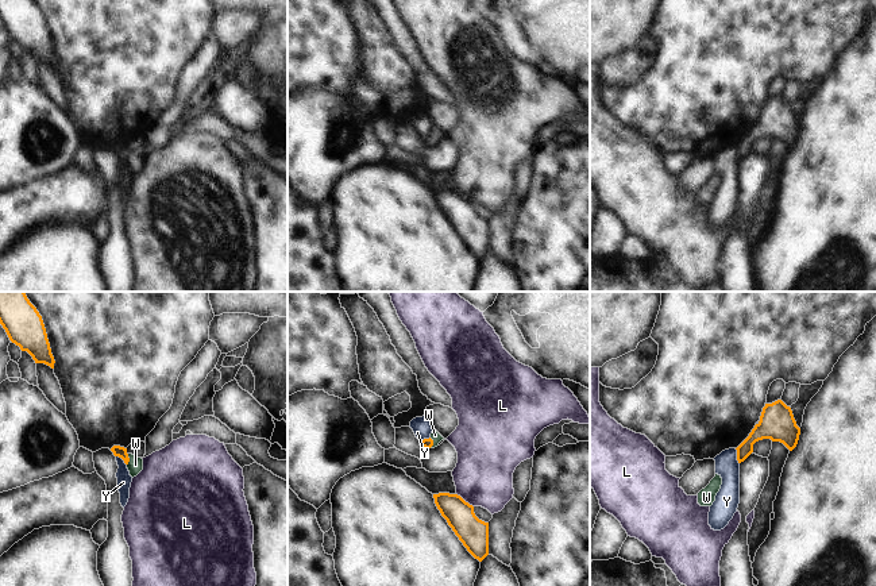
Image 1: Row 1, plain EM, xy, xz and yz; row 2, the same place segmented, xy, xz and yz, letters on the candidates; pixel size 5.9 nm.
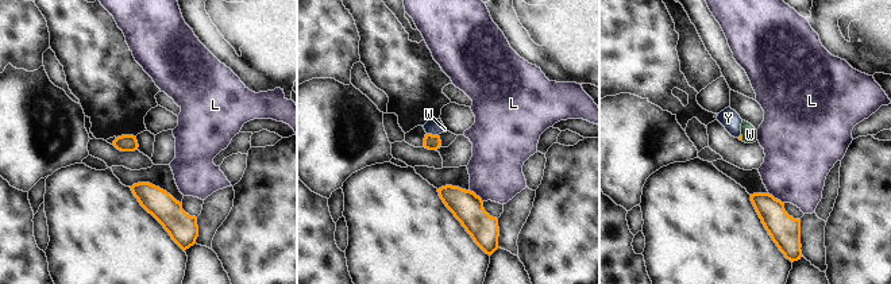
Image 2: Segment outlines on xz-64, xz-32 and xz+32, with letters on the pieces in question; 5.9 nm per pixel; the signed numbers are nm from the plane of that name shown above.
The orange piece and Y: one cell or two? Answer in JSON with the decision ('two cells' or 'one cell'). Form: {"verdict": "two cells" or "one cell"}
{"verdict": "two cells"}

